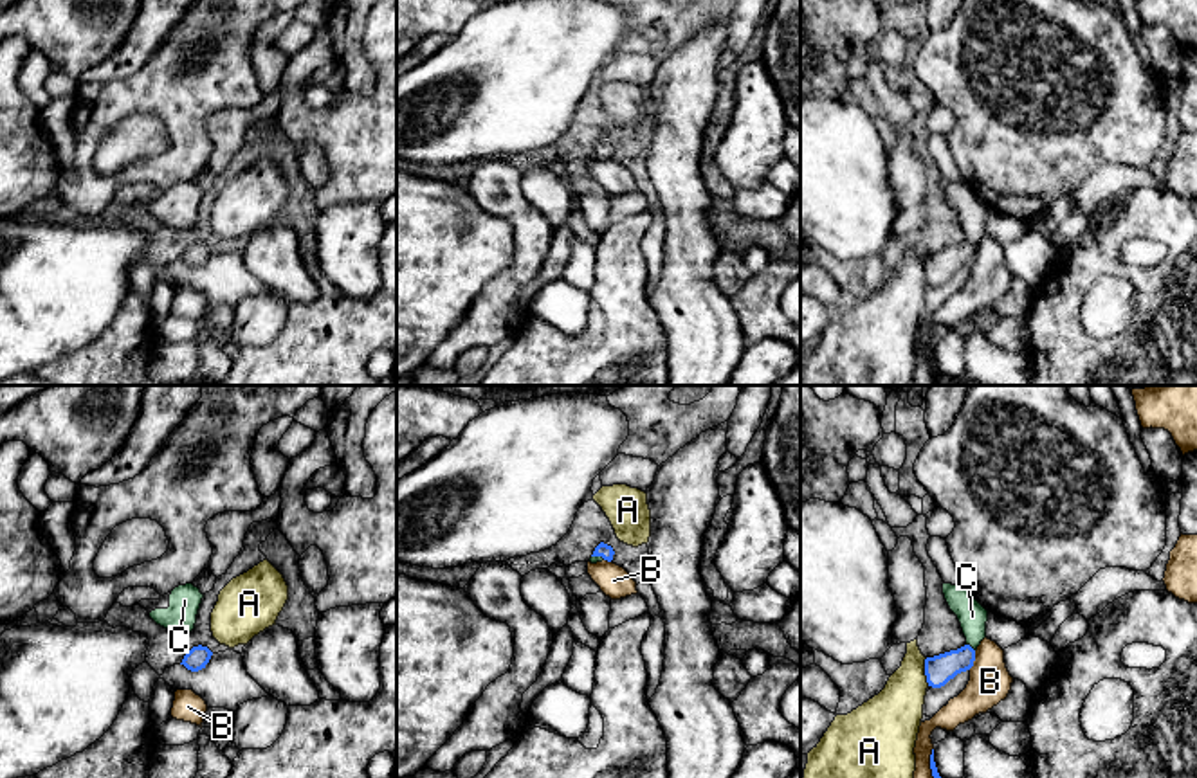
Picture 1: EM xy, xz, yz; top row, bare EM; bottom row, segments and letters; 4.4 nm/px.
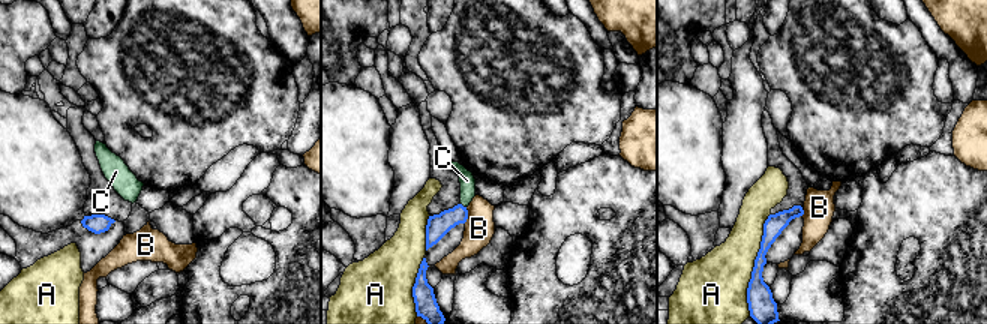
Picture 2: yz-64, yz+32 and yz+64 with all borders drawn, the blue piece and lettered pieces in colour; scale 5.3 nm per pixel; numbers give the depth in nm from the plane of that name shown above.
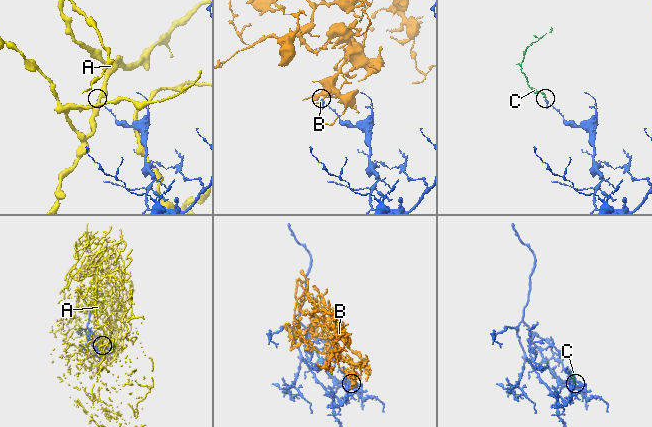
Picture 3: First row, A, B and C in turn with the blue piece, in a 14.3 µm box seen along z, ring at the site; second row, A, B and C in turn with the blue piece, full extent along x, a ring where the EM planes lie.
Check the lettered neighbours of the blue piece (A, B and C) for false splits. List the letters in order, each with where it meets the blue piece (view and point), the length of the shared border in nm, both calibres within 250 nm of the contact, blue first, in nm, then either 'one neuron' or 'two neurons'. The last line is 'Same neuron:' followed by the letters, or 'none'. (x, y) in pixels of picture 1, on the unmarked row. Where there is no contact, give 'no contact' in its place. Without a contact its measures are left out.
A: meets blue in yz at (925, 269); contact 130 nm long; 130 nm thick on the blue side, 260 nm on the other; two neurons
B: meets blue in yz at (974, 256); contact 90 nm long; 130 nm thick on the blue side, 190 nm on the other; two neurons
C: meets blue in yz at (970, 244); contact 50 nm long; 130 nm thick on the blue side, 130 nm on the other; one neuron
Same neuron: C

